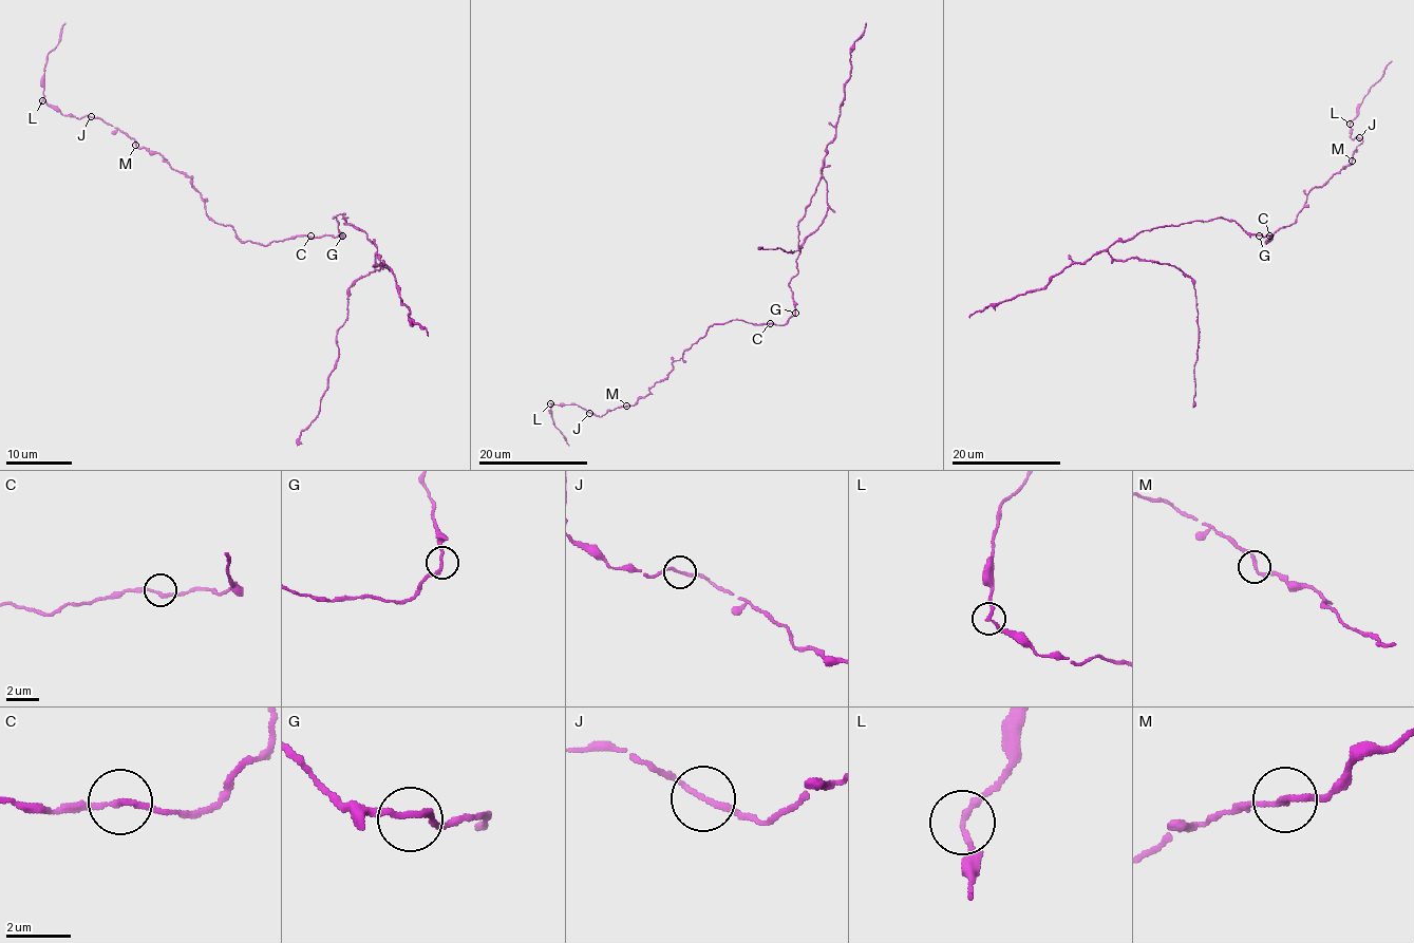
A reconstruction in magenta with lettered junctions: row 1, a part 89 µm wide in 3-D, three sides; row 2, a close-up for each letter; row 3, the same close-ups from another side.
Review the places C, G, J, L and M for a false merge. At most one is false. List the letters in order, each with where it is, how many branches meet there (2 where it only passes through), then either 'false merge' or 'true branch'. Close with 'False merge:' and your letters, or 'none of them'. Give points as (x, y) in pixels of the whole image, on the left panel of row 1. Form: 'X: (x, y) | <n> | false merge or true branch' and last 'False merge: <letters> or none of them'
C: (310, 236) | 2 | true branch
G: (342, 236) | 2 | true branch
J: (91, 116) | 2 | true branch
L: (42, 100) | 2 | false merge
M: (135, 145) | 2 | true branch
False merge: L

